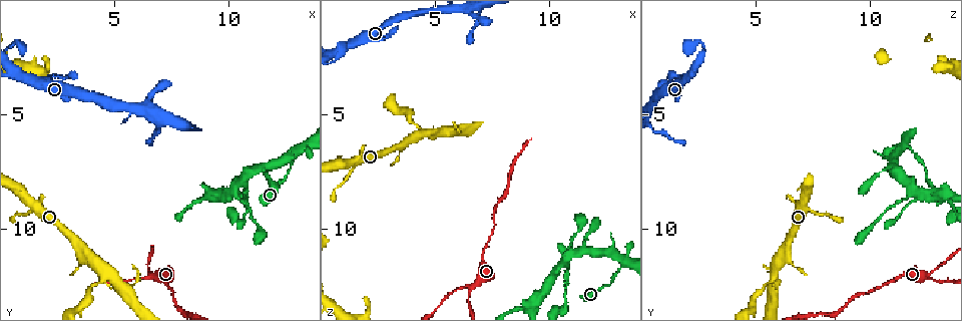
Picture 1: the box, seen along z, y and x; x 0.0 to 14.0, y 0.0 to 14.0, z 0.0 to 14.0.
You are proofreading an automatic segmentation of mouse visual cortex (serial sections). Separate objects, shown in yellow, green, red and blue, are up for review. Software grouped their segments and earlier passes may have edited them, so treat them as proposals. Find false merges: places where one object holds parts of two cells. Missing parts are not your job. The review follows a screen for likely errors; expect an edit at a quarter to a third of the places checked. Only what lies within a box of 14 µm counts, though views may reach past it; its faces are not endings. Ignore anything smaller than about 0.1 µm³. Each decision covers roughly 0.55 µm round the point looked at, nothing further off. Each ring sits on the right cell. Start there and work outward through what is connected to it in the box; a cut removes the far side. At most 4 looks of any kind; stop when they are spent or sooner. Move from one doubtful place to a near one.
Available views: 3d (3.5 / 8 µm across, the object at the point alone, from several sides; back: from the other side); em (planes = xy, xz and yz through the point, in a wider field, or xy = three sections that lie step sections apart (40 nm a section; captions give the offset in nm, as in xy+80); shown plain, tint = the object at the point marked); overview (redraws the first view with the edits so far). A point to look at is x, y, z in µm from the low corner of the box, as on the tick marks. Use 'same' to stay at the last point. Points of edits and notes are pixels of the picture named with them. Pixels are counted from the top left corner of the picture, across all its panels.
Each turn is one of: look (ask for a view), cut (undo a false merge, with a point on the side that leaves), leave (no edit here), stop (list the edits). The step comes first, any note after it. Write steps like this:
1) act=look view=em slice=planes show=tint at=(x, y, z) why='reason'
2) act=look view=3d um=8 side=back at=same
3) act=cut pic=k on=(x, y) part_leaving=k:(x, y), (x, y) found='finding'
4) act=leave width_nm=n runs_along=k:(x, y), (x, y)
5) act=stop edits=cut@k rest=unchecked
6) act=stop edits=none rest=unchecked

act=look view=3d um=3.5 at=(6.4, 12.1, 12.4) why='two arms in line, one across'

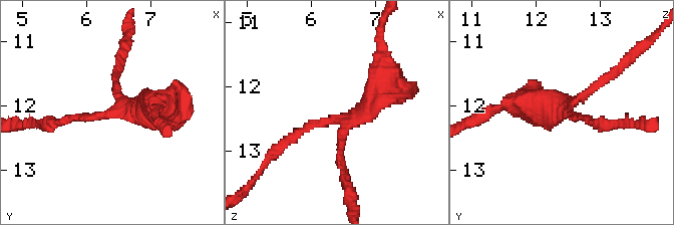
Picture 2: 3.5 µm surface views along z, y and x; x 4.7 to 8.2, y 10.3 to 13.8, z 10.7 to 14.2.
act=leave arm_widths_nm=150,150,400 runs_along=2:(389, 74), (352, 119), (312, 124), (279, 147) found='all the same cell'

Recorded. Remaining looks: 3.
act=look view=3d um=3.5 at=(13.3, 6.4, 11.5) why='two arms in line, one across'

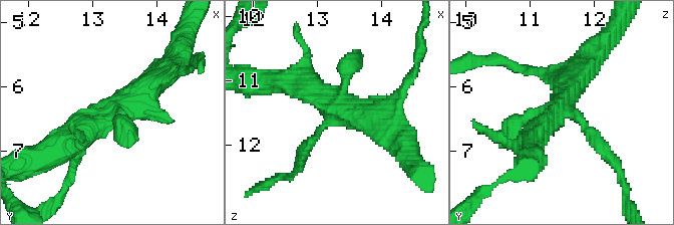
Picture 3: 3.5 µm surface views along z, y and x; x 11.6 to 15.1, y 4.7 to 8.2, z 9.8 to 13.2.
act=look view=em slice=xy step=1 show=tint at=(13.20, 6.45, 11.55) why='shape alone is not enough'

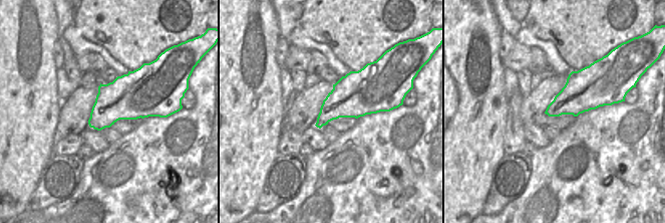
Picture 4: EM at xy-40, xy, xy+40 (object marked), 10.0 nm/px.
act=look view=em slice=xy step=2 show=tint at=same why='another direction'

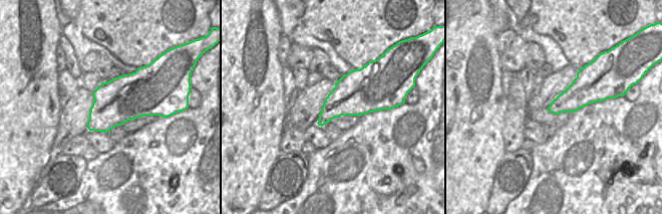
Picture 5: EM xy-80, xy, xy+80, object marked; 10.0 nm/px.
act=leave runs_along=3:(301, 156), (332, 106), (289, 81) found='continuous, no second cell'

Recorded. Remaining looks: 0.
act=stop edits=none rest=unchecked

